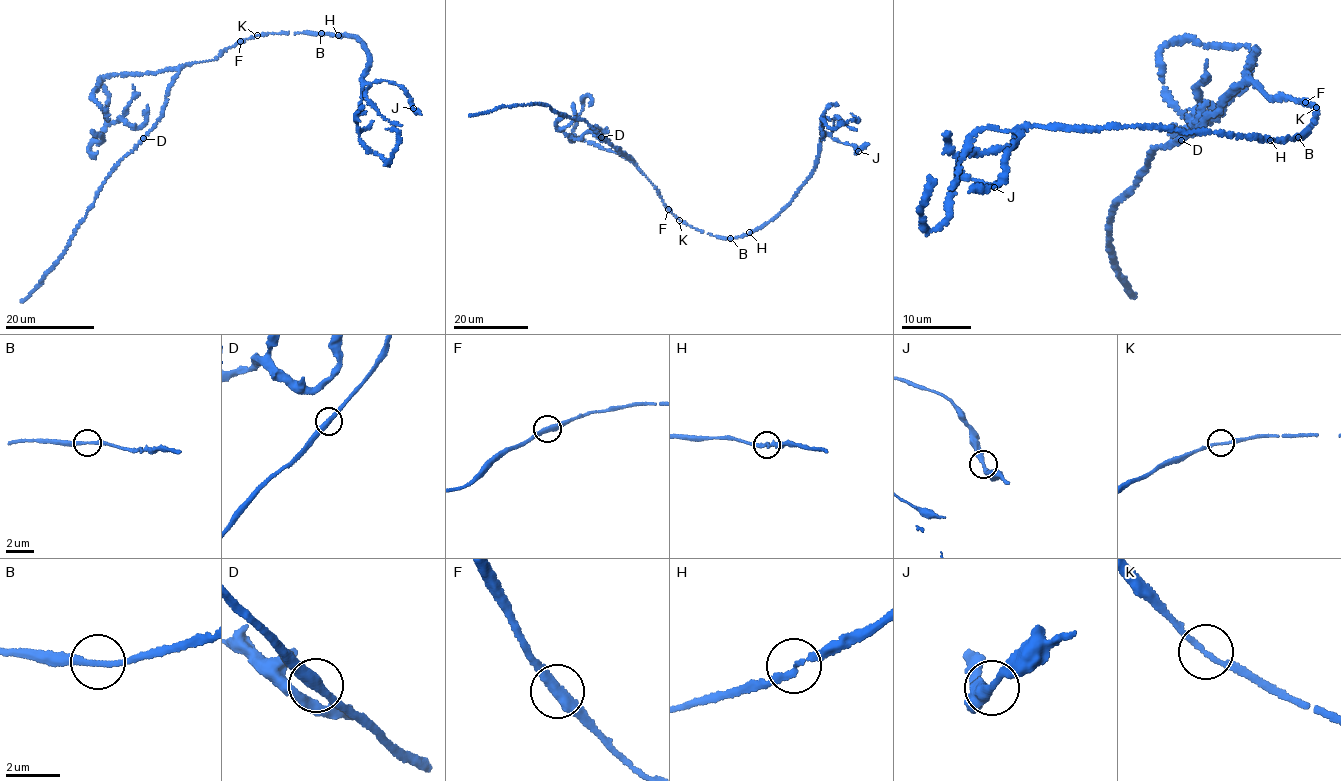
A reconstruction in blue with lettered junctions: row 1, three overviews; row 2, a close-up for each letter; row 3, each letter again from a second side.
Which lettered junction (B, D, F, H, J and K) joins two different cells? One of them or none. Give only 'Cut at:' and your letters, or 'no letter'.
Cut at: no letter

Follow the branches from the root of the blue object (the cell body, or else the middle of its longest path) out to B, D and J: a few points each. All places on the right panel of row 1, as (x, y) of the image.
B: (1317, 113), (1311, 126), (1297, 137)
D: (1317, 113), (1317, 108), (1305, 101), (1288, 97), (1268, 99), (1249, 81), (1238, 87), (1222, 106), (1181, 140)
J: (1317, 113), (1299, 138), (1277, 142), (1150, 126), (1024, 127), (994, 188)

